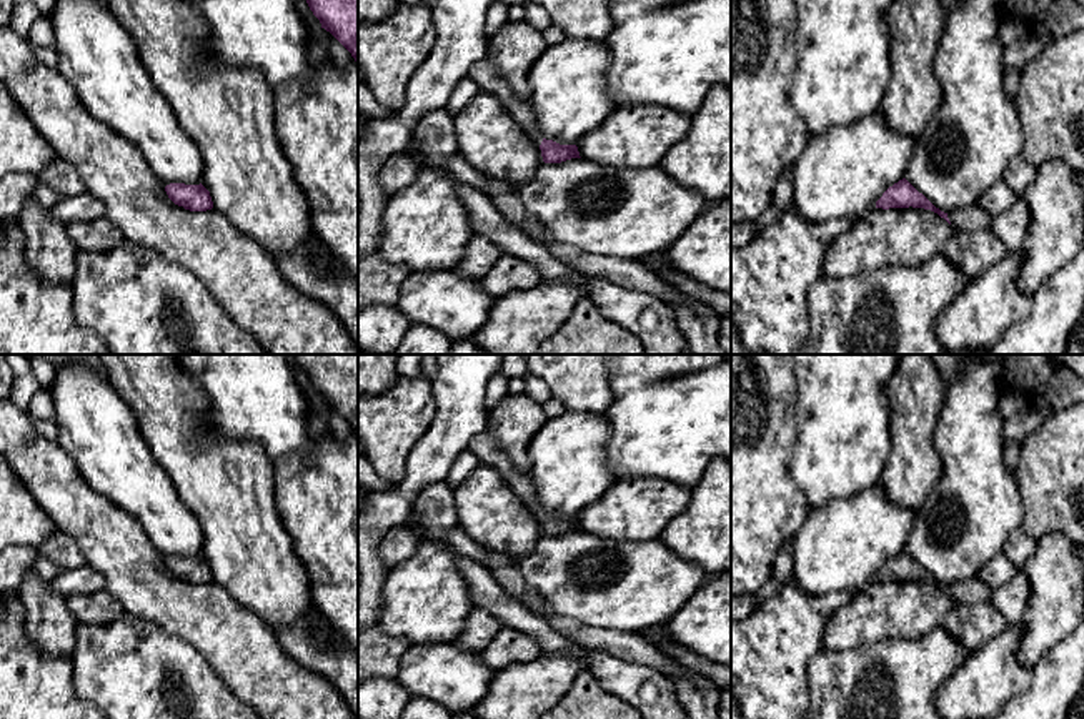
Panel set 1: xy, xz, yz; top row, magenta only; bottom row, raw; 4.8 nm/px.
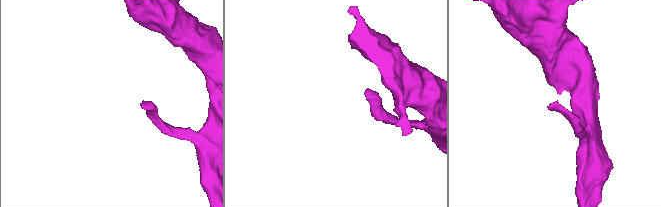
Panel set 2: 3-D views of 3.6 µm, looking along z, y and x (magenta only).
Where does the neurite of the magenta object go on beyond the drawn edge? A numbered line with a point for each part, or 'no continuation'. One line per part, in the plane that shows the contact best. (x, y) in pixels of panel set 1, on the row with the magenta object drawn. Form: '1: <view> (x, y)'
1: xz (483, 72)

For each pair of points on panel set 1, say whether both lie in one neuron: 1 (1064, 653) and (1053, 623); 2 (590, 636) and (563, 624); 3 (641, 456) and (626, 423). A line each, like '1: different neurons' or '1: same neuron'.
1: different neurons
2: same neuron
3: same neuron

